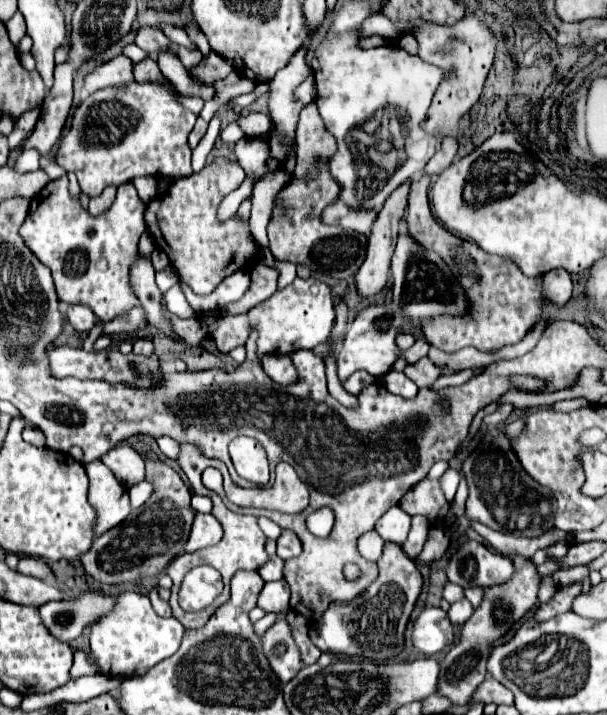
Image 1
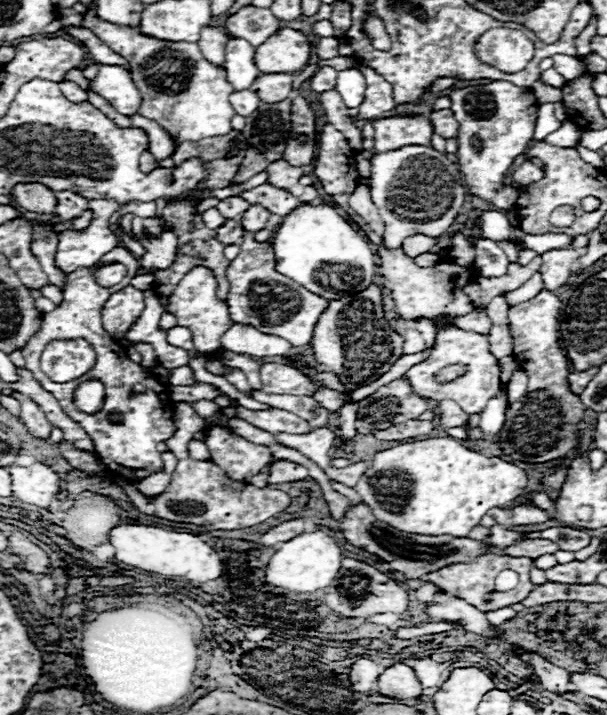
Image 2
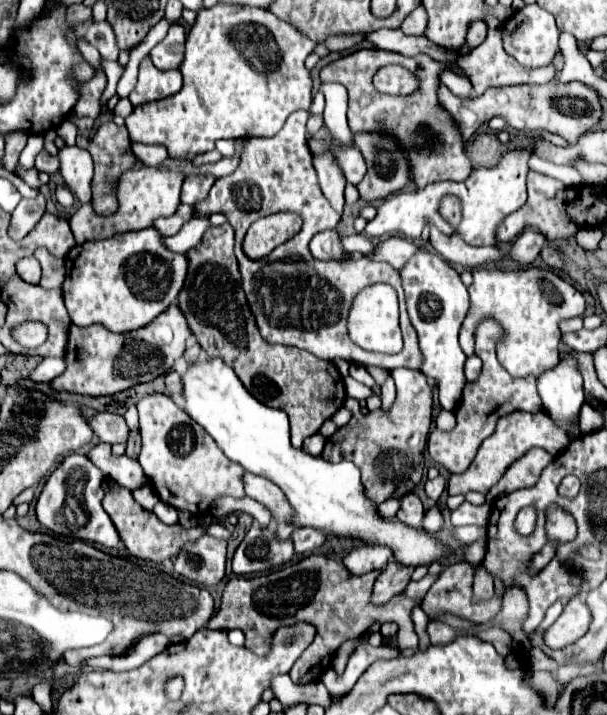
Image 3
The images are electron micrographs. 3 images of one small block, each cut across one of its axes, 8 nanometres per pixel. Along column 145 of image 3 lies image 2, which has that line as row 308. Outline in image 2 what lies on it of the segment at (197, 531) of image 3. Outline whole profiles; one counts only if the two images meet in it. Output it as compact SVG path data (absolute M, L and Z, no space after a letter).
M540 290L532 300L508 308L514 358L528 374L528 392L538 392L538 396L524 396L510 404L506 424L500 432L500 450L518 462L542 464L558 460L578 444L576 424L582 420L586 406L568 388L568 358L558 338L560 306L562 302L556 294Z

